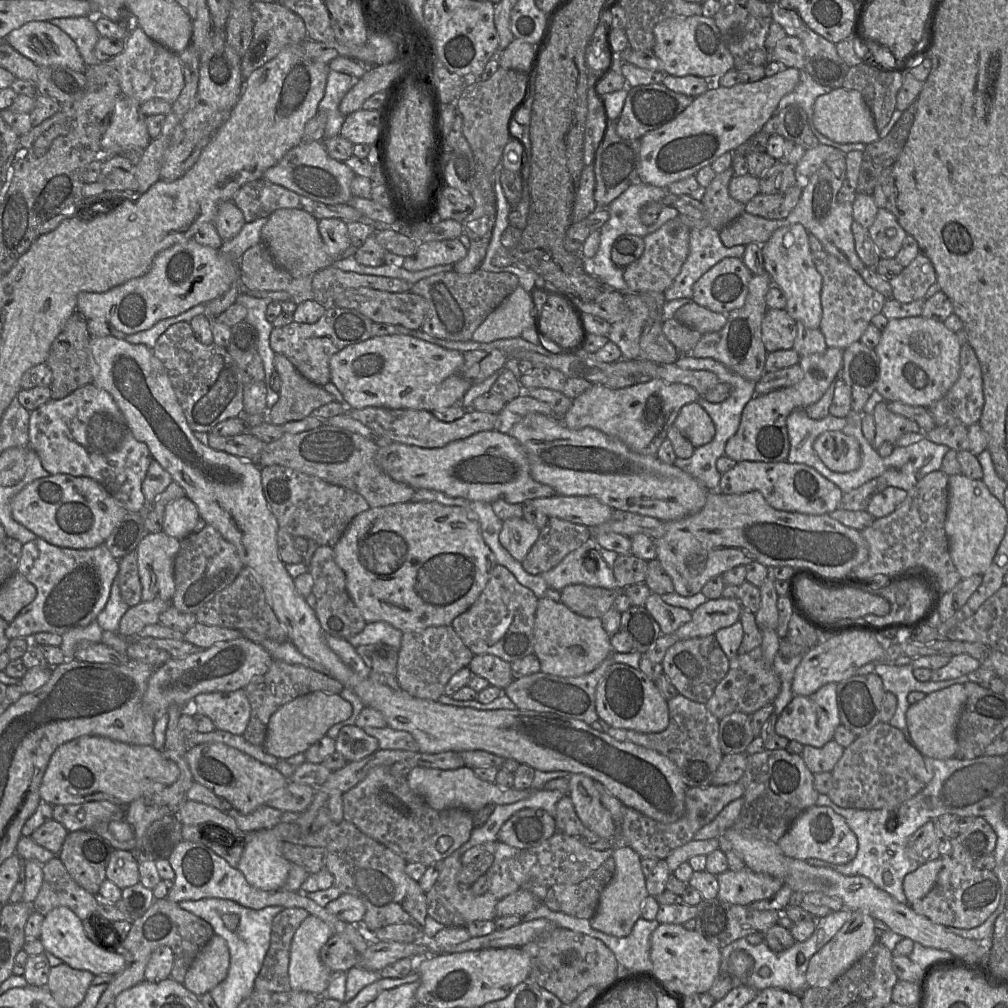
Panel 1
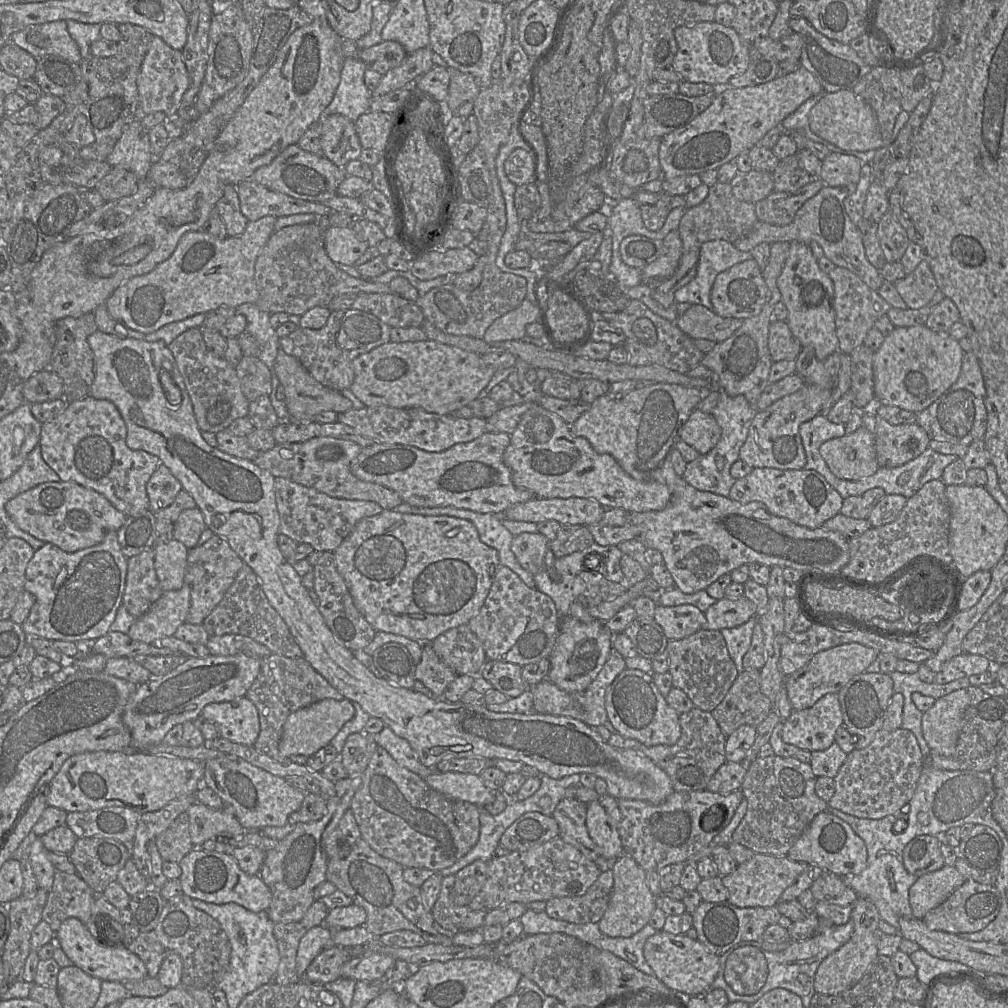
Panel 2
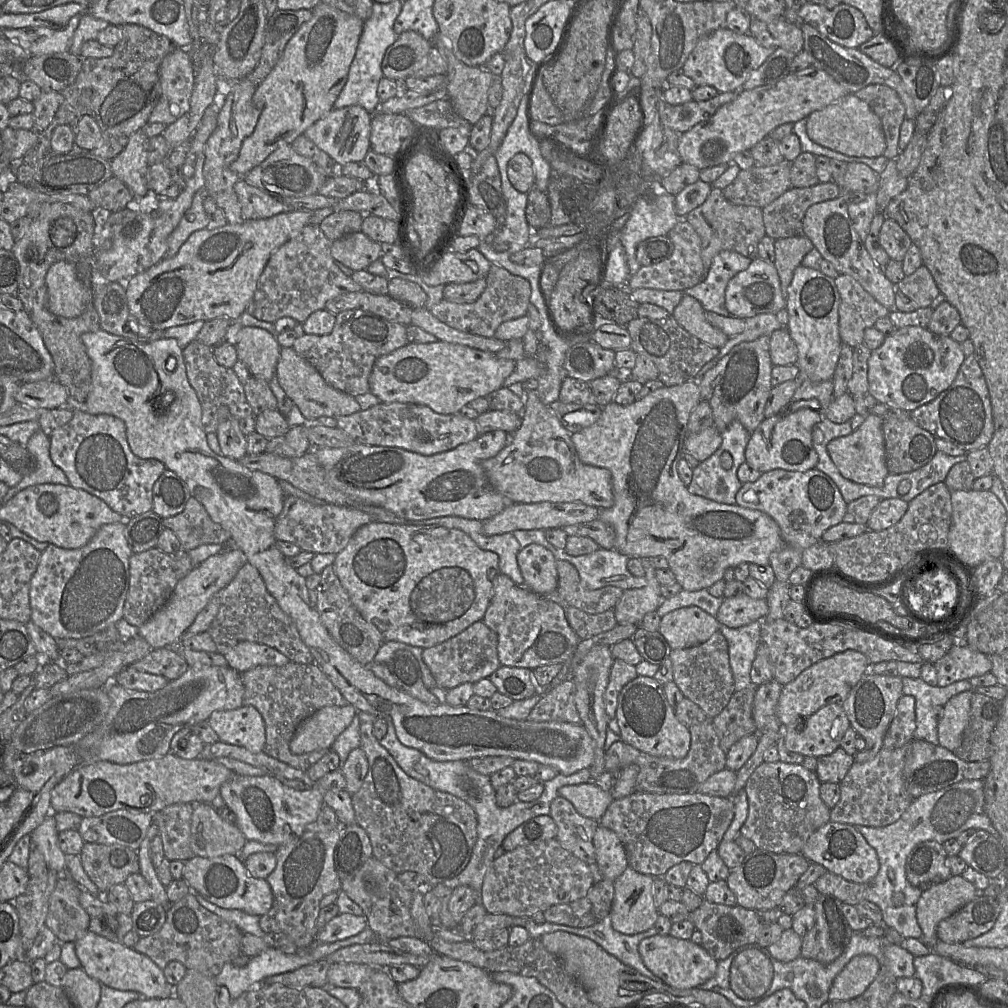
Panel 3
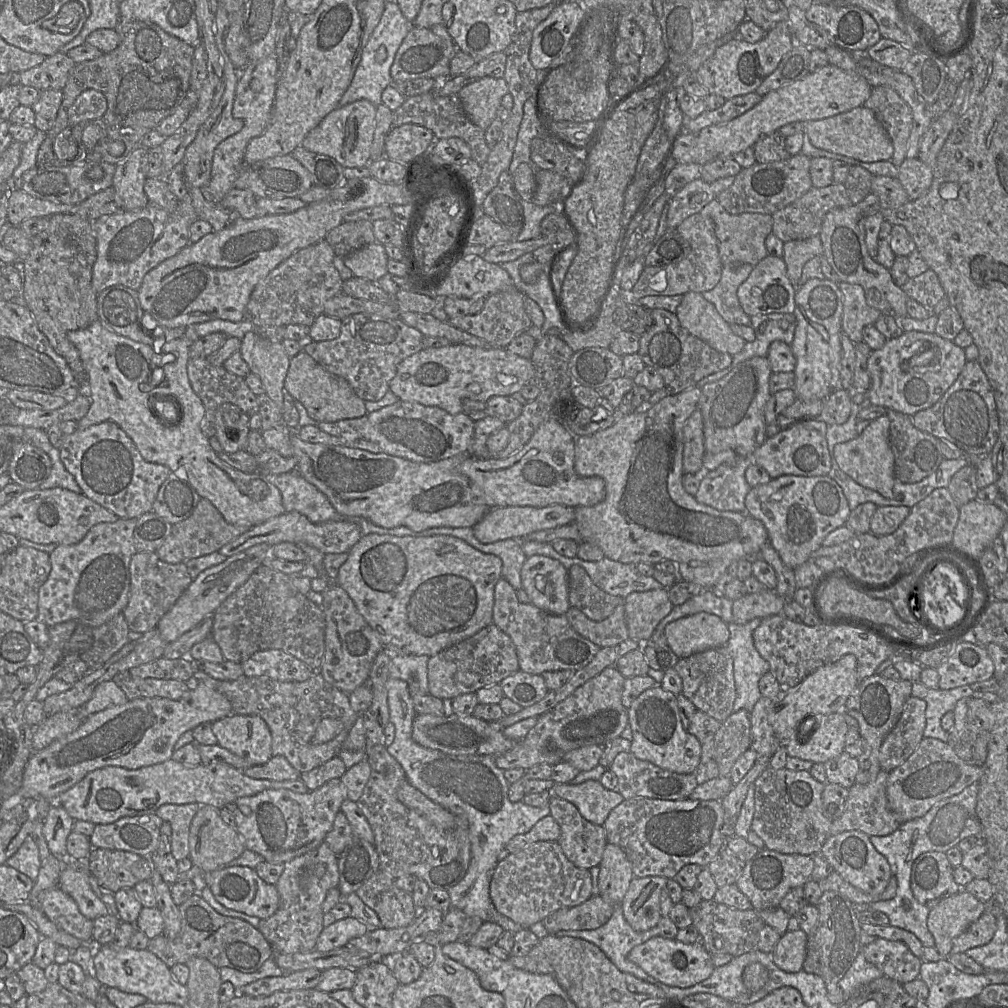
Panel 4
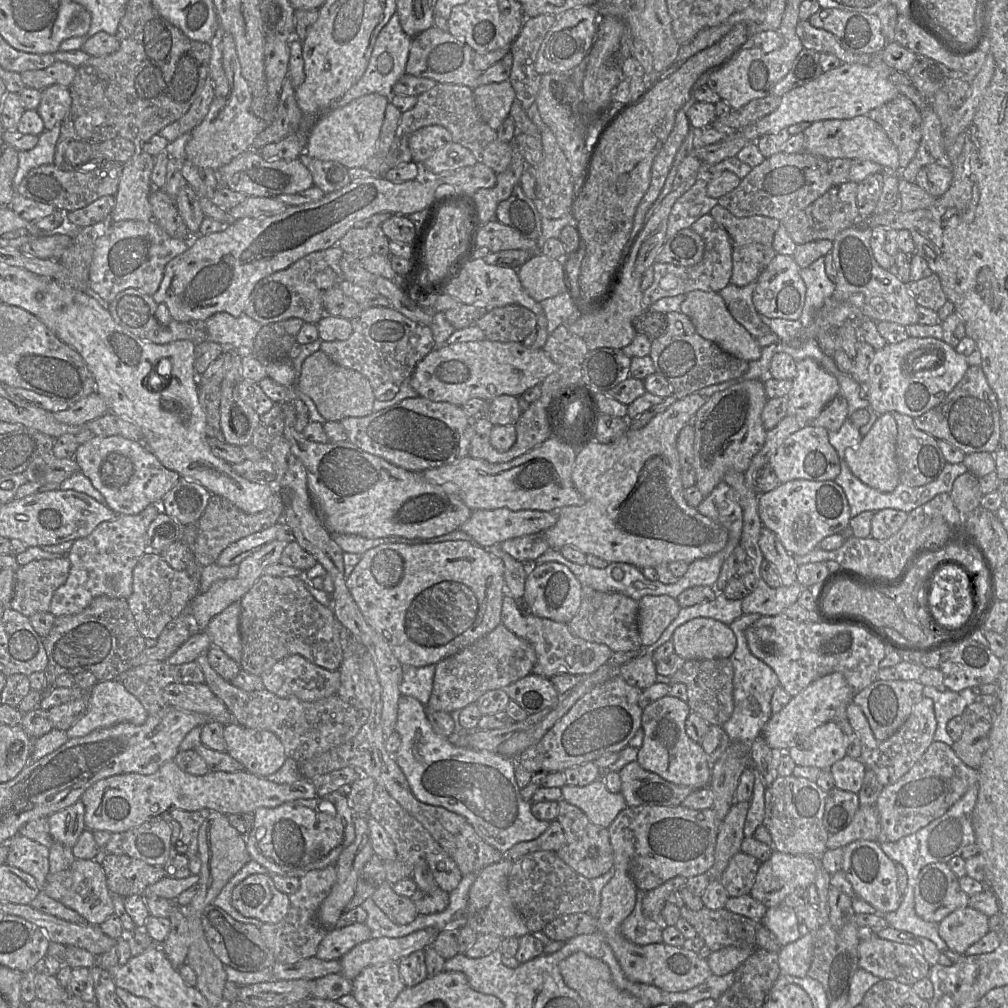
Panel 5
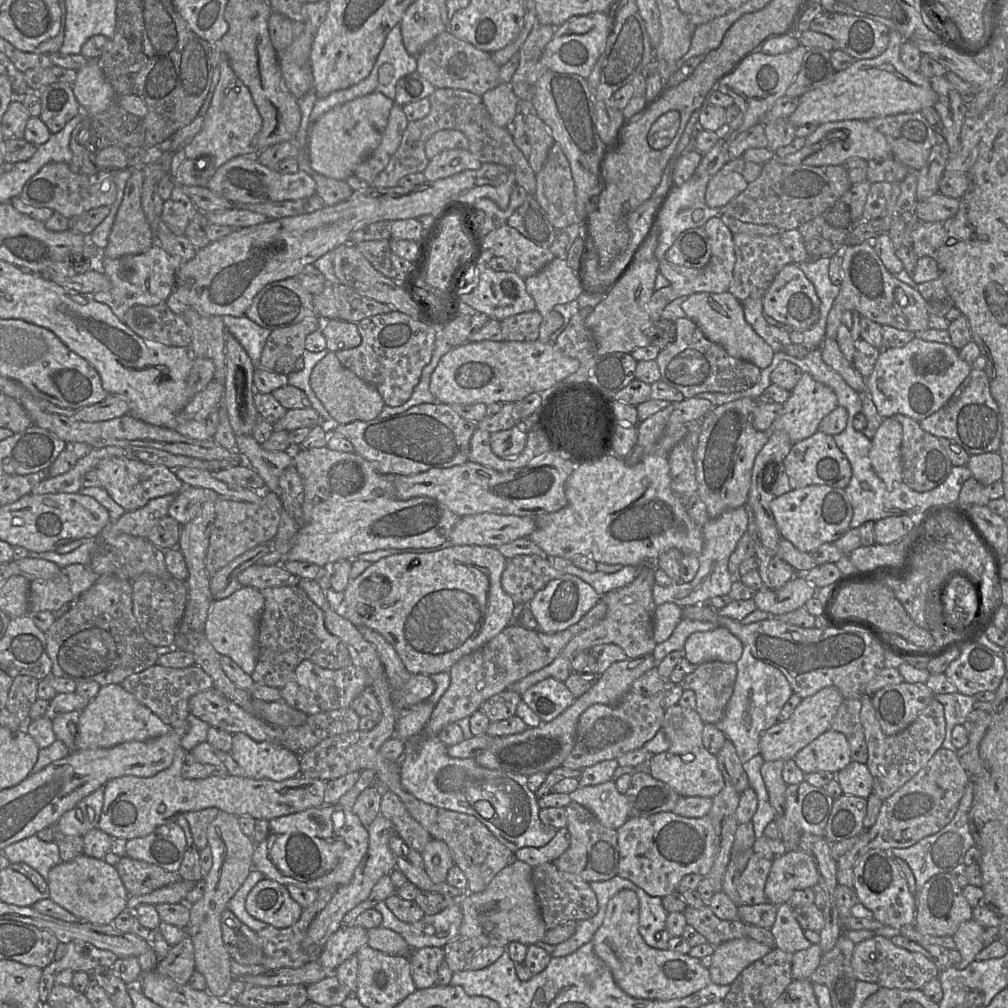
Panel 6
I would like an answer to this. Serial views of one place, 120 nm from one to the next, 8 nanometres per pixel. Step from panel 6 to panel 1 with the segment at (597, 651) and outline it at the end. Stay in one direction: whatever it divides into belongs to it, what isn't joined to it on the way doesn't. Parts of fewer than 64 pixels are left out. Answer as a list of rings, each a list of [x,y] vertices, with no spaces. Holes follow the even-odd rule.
[[[497,564],[479,598],[467,611],[452,621],[452,627],[474,655],[491,654],[512,663],[534,654],[534,625],[537,605],[536,595],[529,588],[521,585],[505,566]]]

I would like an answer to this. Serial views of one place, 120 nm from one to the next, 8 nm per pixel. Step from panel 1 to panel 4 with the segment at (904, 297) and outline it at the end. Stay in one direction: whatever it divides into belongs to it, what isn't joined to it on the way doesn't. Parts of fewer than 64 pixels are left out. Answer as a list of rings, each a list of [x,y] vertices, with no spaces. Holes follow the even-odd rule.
[[[930,268],[916,277],[909,278],[901,288],[910,298],[929,310],[933,310],[946,295],[937,274]]]

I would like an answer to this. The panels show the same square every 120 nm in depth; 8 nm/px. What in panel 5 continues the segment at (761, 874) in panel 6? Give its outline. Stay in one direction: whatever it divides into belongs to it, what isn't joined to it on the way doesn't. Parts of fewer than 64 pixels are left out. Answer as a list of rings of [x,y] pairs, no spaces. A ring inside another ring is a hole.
[[[742,851],[730,859],[727,868],[719,879],[730,897],[750,894],[761,863],[754,856]]]

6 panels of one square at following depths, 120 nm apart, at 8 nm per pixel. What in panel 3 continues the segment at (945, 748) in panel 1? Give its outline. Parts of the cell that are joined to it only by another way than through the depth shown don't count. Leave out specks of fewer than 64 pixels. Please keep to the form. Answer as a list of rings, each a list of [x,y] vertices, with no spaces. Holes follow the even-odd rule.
[[[972,691],[953,696],[944,706],[943,717],[938,721],[938,745],[954,752],[962,743],[968,723]]]

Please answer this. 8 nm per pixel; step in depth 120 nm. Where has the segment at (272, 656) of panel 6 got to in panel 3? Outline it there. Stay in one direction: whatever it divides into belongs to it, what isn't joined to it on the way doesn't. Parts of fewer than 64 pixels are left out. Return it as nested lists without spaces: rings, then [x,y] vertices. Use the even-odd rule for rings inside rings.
[[[246,562],[231,583],[219,592],[219,610],[208,633],[217,646],[217,652],[226,654],[243,641],[265,644],[283,653],[290,661],[314,663],[313,655],[303,642],[296,624],[269,593],[259,571]]]

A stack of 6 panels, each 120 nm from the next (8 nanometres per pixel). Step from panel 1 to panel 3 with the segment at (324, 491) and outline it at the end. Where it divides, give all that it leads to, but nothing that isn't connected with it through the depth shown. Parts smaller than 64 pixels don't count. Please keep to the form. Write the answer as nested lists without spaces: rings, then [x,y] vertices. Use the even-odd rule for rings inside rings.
[[[285,496],[274,534],[277,540],[291,542],[304,551],[338,554],[360,527],[372,521],[369,514],[355,508],[330,503],[312,504],[295,496]]]

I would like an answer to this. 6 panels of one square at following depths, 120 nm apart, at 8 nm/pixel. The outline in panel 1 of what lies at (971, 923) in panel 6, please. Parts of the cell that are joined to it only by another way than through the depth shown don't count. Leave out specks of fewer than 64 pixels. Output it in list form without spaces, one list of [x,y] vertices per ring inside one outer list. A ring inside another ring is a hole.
[[[939,858],[921,865],[917,870],[905,876],[903,891],[908,905],[924,898],[932,890],[941,869],[942,860]]]

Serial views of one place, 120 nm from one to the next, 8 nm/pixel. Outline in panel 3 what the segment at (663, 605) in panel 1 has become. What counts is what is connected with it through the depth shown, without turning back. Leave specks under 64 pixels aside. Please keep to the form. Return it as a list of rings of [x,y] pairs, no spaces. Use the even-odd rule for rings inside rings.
[[[685,606],[664,614],[659,631],[671,649],[684,649],[706,642],[720,625],[716,616],[697,606]]]

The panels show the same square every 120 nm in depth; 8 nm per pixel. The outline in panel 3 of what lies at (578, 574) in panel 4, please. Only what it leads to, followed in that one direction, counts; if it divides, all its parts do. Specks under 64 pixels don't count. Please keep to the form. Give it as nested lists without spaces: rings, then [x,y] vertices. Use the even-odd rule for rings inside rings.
[[[556,559],[556,568],[557,592],[569,606],[597,614],[614,609],[622,596],[623,590],[612,585],[594,590],[584,588],[577,569],[568,561]]]

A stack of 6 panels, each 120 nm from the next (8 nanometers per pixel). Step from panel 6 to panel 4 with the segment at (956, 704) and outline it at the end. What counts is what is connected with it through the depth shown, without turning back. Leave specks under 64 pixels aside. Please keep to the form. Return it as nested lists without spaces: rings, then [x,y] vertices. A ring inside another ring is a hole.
[[[920,681],[912,682],[911,696],[926,702],[924,737],[936,738],[948,743],[949,734],[941,727],[941,718],[945,713],[953,711],[958,700],[969,698],[973,693],[974,690],[970,685],[943,690],[929,688]]]

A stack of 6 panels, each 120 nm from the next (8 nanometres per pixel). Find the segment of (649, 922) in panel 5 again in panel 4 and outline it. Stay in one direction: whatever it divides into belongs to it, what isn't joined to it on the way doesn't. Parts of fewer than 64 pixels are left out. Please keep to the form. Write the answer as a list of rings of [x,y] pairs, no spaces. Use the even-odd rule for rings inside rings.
[[[619,905],[615,906],[610,919],[597,929],[561,930],[551,935],[580,938],[591,942],[599,947],[622,972],[632,974],[651,984],[657,984],[657,982],[661,984],[628,959],[628,954],[632,948],[658,936],[654,927],[644,932],[635,931],[625,919],[623,910]]]

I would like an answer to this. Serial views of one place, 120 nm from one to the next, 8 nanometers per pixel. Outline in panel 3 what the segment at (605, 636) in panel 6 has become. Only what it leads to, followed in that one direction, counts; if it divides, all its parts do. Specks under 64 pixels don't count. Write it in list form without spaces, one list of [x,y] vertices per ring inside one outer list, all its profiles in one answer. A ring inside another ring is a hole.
[[[567,606],[565,613],[571,628],[581,640],[609,631],[618,624],[613,609],[590,614],[576,607]]]

